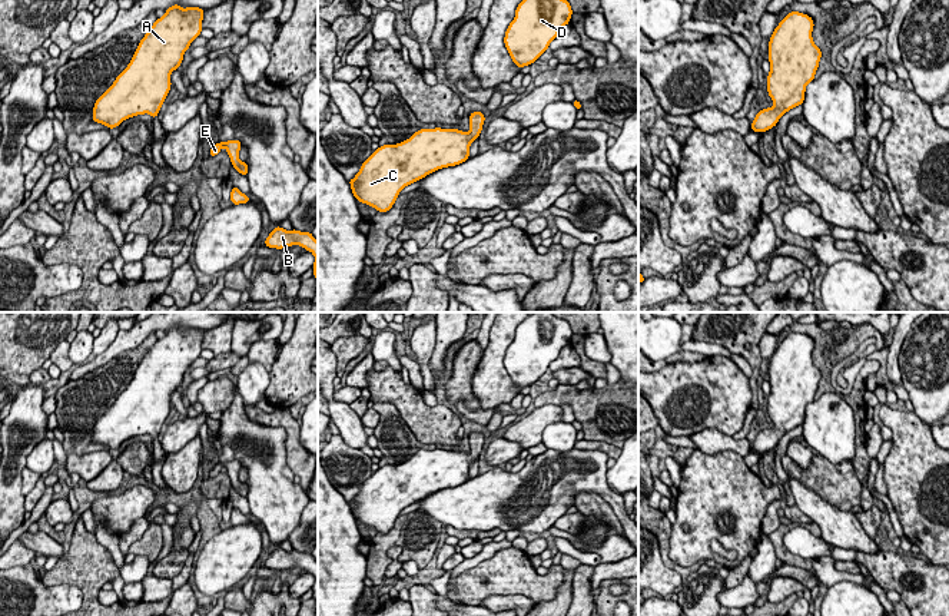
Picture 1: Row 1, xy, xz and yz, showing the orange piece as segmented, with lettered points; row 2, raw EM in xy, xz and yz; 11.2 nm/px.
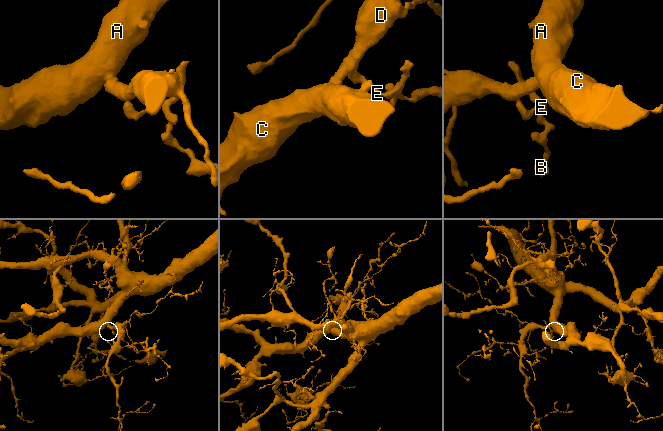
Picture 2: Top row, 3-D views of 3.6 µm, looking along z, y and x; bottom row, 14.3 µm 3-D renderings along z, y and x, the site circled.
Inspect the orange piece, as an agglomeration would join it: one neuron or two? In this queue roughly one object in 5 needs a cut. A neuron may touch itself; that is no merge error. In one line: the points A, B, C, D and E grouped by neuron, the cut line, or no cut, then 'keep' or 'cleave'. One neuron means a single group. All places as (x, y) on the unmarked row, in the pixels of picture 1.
A B C D E | no cut | keep

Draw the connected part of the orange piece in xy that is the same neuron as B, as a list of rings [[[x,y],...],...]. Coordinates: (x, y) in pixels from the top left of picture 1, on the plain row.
[[[279,546],[269,554],[263,563],[268,569],[289,569],[292,566],[299,566],[306,572],[312,573],[315,577],[313,583],[313,597],[318,600],[318,563],[311,553],[301,553],[296,550],[285,552]]]

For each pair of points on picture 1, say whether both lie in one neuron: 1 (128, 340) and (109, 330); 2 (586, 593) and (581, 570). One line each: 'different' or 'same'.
1: different
2: same

